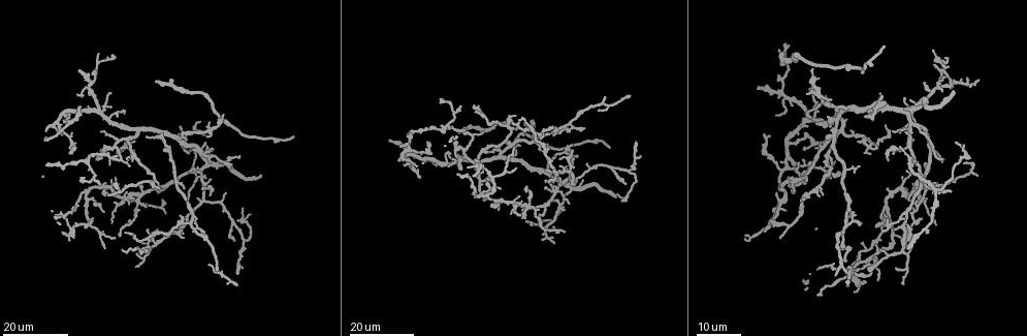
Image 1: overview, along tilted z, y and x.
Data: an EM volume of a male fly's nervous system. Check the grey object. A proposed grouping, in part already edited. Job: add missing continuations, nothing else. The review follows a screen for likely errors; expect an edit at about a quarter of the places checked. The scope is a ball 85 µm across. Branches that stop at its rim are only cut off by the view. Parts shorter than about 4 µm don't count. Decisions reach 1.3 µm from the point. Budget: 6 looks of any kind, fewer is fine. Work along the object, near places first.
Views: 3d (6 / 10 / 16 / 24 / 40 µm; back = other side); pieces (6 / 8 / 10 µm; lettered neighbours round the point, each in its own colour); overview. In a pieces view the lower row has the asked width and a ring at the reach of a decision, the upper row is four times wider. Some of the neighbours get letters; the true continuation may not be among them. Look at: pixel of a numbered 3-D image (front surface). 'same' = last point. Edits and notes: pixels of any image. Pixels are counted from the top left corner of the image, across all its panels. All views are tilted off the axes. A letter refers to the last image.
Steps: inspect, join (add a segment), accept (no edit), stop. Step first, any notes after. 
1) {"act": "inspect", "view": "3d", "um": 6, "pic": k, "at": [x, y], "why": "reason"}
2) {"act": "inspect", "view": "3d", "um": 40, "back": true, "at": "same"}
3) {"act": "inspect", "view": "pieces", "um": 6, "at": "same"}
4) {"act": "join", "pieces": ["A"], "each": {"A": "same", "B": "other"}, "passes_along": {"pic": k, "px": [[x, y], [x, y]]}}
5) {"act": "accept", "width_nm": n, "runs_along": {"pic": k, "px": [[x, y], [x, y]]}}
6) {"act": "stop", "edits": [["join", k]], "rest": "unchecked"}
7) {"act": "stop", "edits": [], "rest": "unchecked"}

{"act": "inspect", "view": "3d", "um": 16, "pic": 1, "at": [97, 183], "why": "free end"}

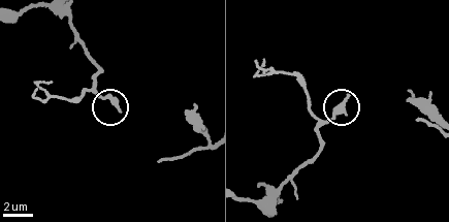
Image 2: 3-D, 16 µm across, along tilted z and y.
{"act": "inspect", "view": "pieces", "um": 6, "pic": 2, "at": [347, 96], "why": "see the neighbours"}

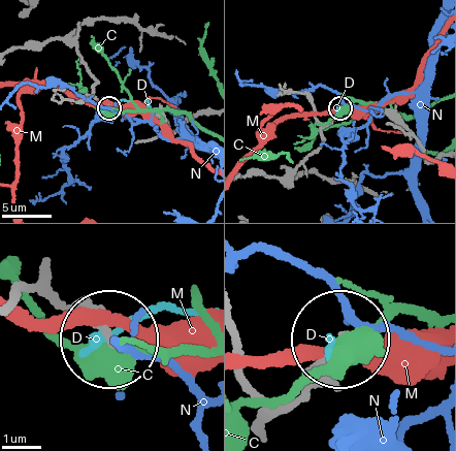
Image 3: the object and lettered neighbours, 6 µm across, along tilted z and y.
{"act": "accept", "width_nm": 160, "each": {"C": "other", "D": "other", "M": "other", "N": "other"}, "found": "no lettered segment goes on from it"}

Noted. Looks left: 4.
{"act": "inspect", "view": "3d", "um": 16, "pic": 1, "at": [157, 81], "why": "free end"}

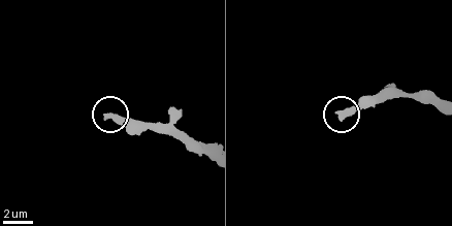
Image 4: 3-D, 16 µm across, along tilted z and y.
{"act": "inspect", "view": "pieces", "um": 8, "pic": 4, "at": [342, 117]}

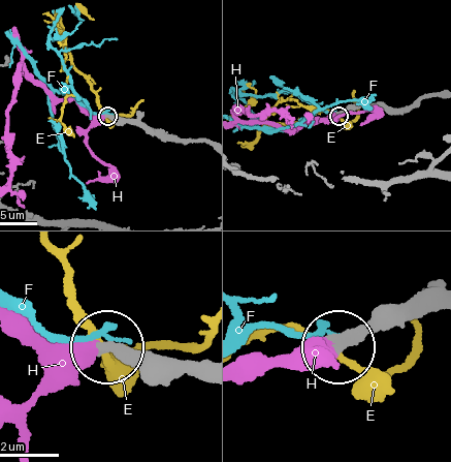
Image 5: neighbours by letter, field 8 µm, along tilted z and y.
{"act": "join", "pieces": ["H"], "each": {"E": "other", "F": "other", "H": "same"}, "passes_along": {"pic": 5, "px": [[194, 377], [99, 346], [32, 336], [11, 319]]}, "found": "it goes on there"}

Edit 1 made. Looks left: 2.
{"act": "inspect", "view": "3d", "um": 24, "pic": 1, "at": [137, 252]}

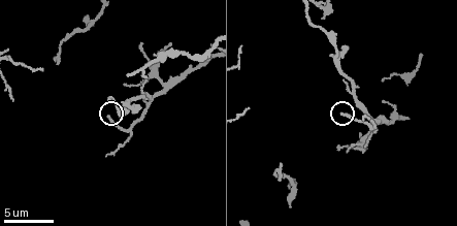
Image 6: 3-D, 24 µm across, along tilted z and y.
{"act": "inspect", "view": "pieces", "um": 6, "pic": 6, "at": [342, 115]}

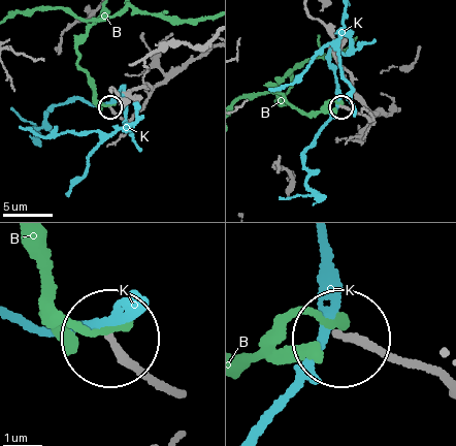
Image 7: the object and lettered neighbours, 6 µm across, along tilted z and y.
{"act": "accept", "each": {"B": "other", "K": "other"}, "runs_along": {"pic": 7, "px": [[434, 370], [348, 336]]}, "found": "no lettered segment goes on from it"}

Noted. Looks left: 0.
{"act": "stop", "edits": [["join", 5]], "rest": "unchecked"}

